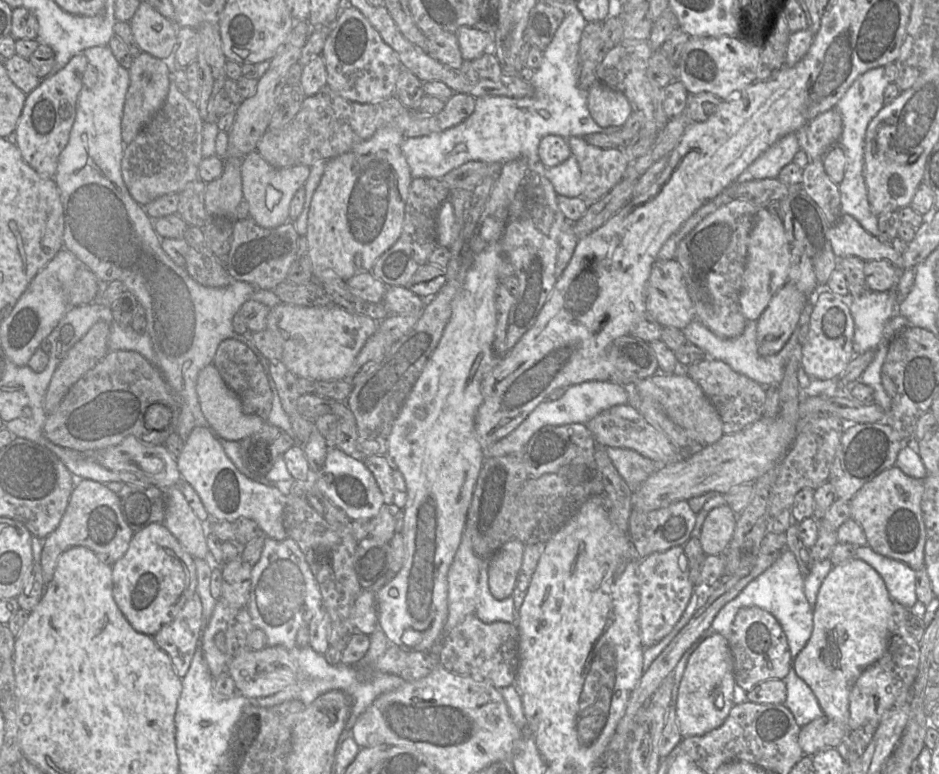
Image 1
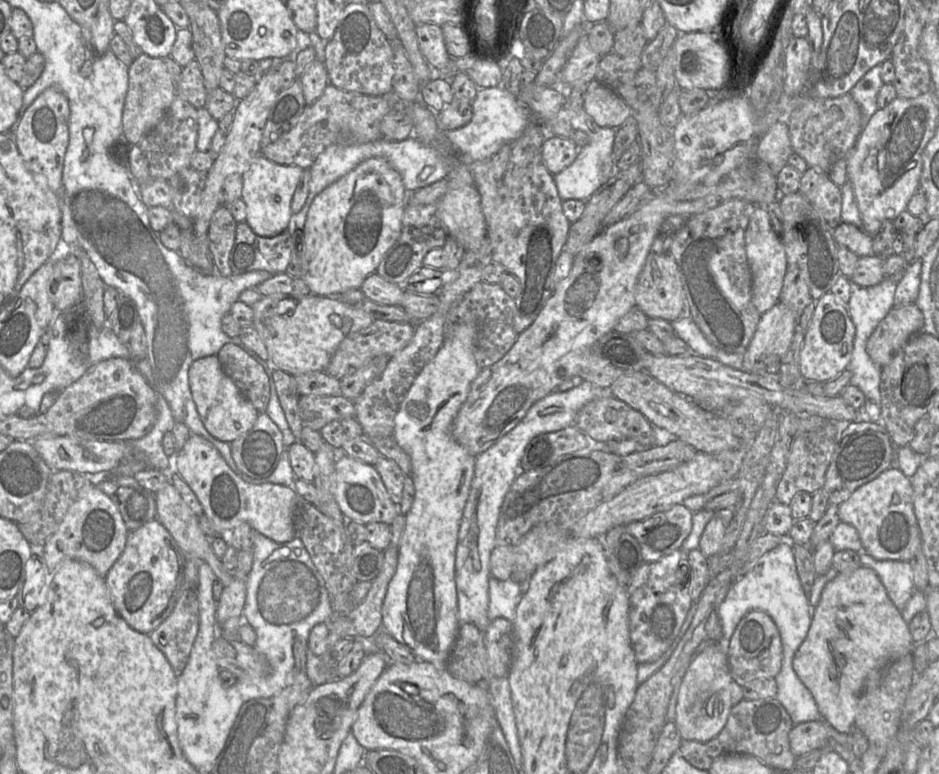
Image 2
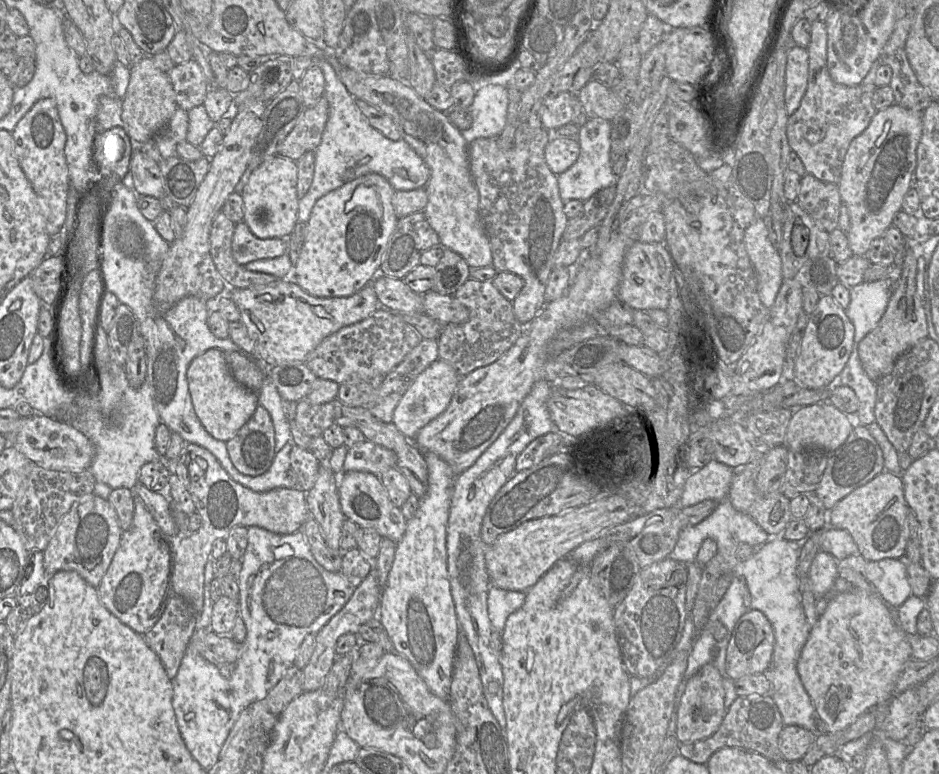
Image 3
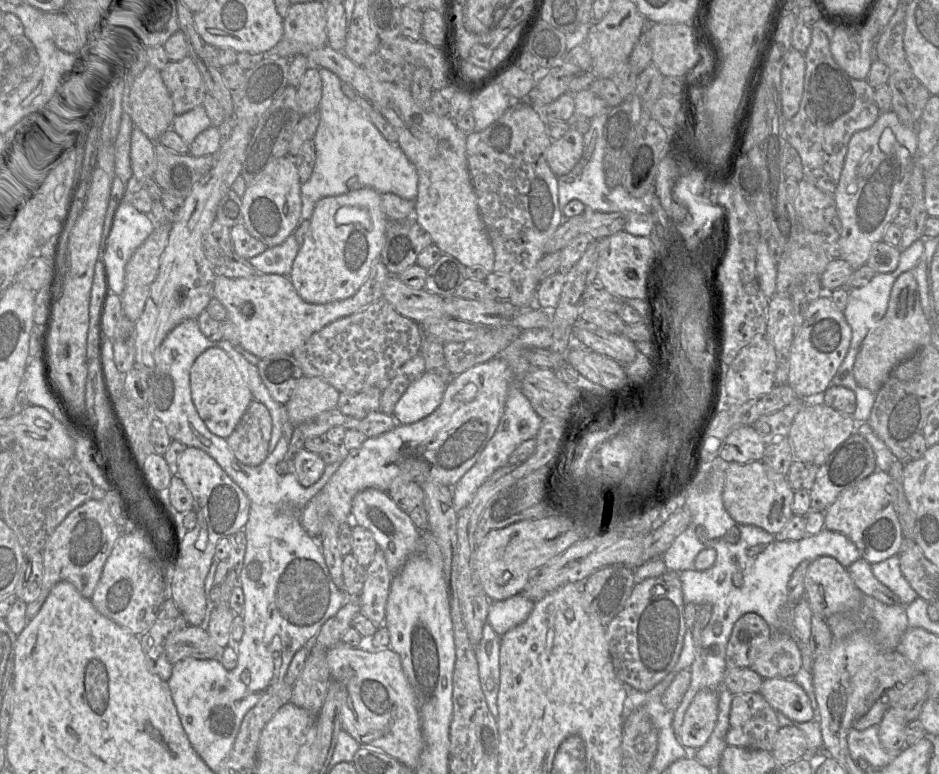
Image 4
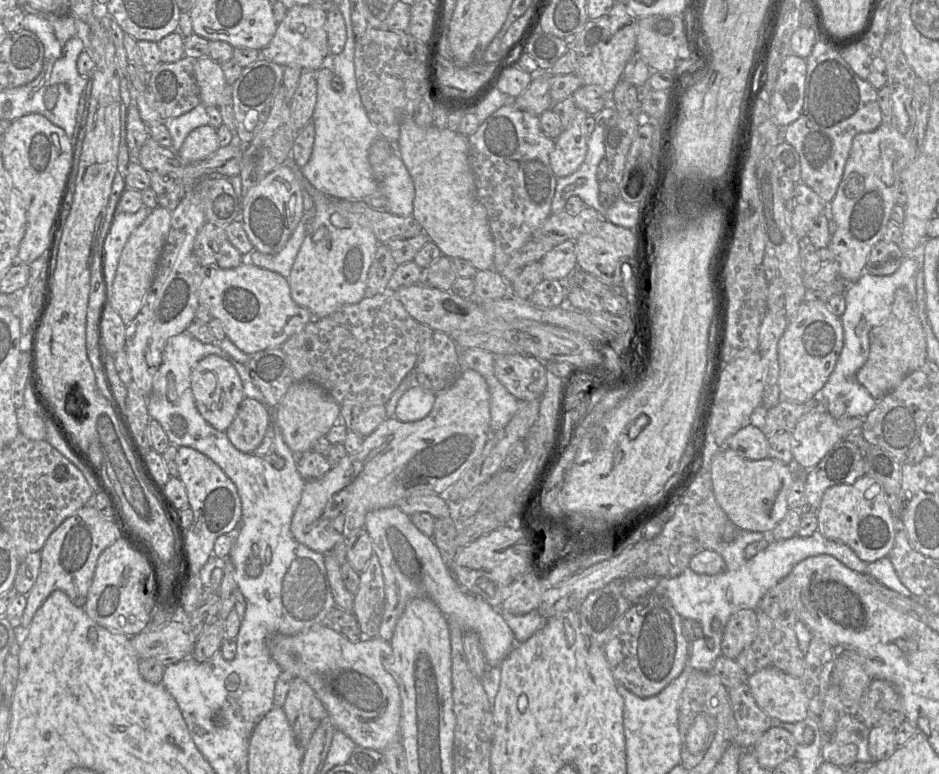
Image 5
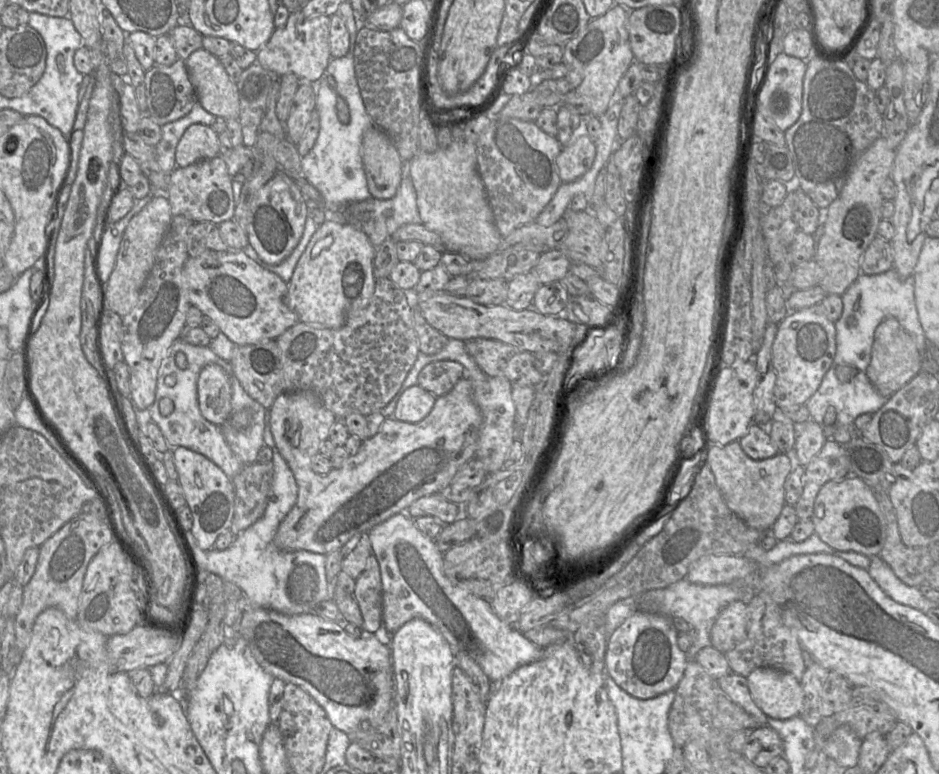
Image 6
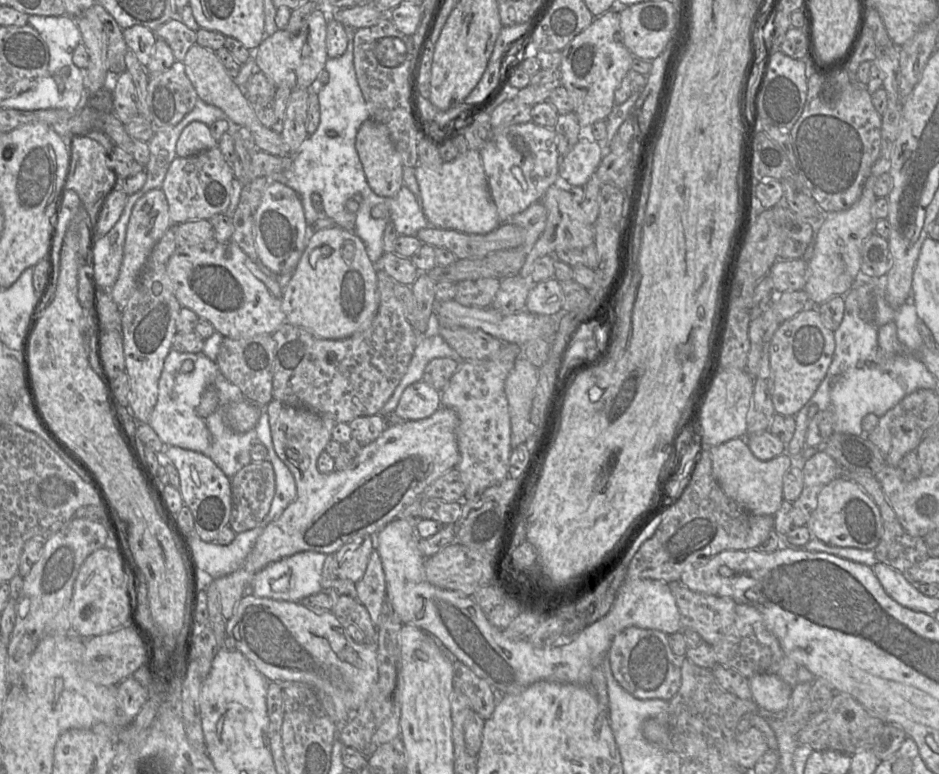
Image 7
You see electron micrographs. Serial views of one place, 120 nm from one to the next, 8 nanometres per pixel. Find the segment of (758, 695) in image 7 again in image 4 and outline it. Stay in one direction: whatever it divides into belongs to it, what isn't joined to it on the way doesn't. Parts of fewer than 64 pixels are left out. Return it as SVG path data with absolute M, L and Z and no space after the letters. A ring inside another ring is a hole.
M792 678L763 679L759 692L776 712L781 712L794 722L808 722L814 717L808 695Z

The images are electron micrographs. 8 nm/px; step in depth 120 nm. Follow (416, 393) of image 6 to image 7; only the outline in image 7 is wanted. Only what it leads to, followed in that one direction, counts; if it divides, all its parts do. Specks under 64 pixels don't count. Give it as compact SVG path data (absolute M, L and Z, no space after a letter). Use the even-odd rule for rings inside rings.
M423 380L403 391L394 414L406 421L425 419L441 407L441 393Z

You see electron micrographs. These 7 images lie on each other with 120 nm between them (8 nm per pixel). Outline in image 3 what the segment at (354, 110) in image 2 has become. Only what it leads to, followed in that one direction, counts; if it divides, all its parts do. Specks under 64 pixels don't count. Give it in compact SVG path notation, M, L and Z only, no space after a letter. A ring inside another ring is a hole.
M324 96L312 107L306 108L298 122L288 134L285 140L277 147L277 156L287 157L293 161L297 161L305 152L315 151L322 139L329 117L329 104Z

